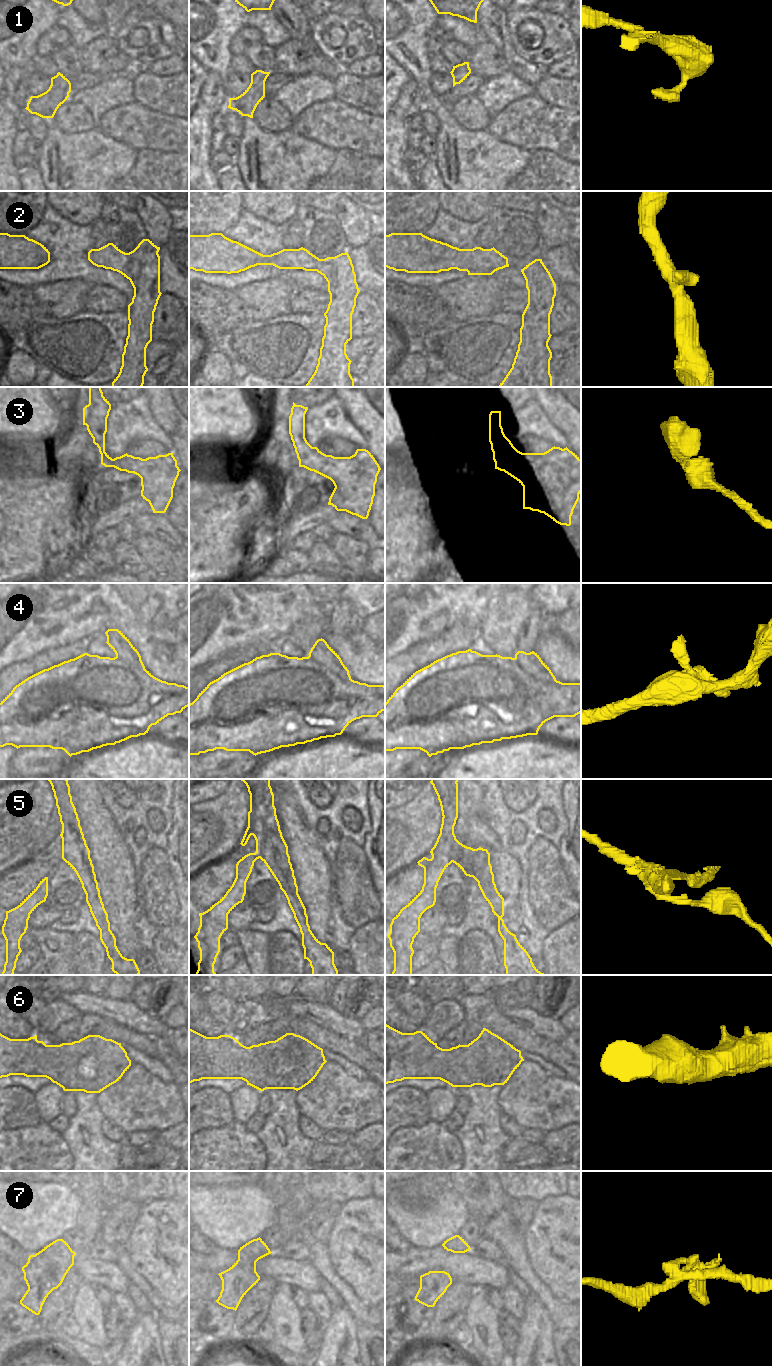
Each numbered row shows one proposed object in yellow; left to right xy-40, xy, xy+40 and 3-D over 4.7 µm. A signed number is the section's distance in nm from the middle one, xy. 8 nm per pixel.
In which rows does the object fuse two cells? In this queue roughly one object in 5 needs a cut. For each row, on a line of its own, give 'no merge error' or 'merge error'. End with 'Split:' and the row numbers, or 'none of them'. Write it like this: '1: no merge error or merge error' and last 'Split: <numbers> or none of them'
1: no merge error
2: no merge error
3: no merge error
4: merge error
5: merge error
6: no merge error
7: merge error
Split: 4, 5, 7

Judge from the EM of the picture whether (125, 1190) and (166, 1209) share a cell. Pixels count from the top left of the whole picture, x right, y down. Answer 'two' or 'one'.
two

